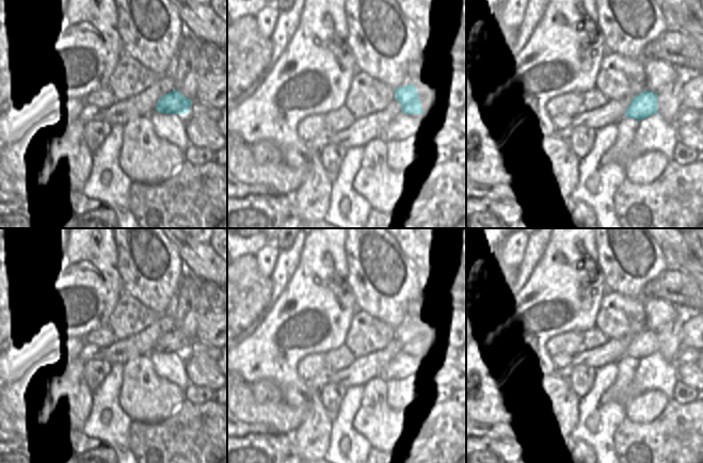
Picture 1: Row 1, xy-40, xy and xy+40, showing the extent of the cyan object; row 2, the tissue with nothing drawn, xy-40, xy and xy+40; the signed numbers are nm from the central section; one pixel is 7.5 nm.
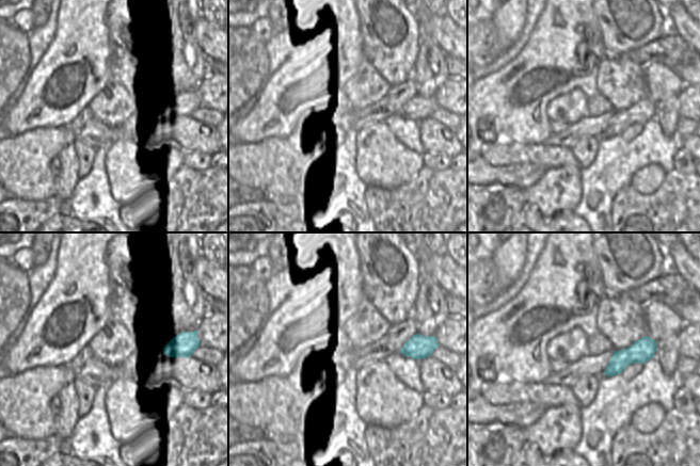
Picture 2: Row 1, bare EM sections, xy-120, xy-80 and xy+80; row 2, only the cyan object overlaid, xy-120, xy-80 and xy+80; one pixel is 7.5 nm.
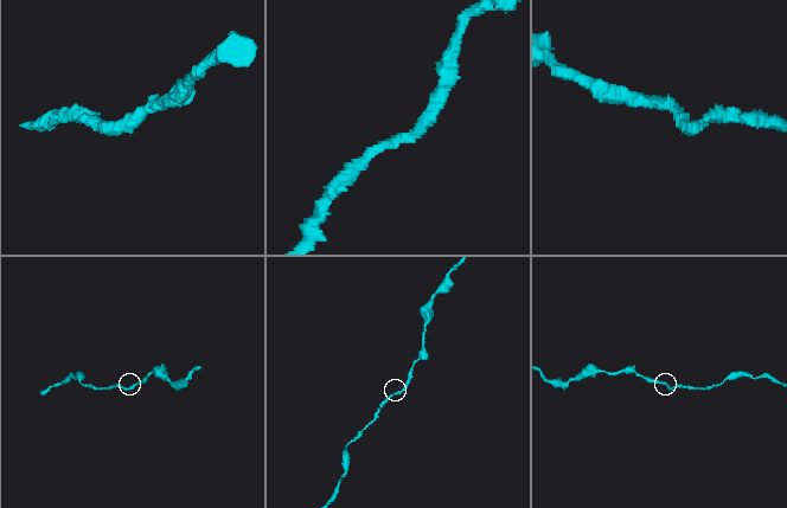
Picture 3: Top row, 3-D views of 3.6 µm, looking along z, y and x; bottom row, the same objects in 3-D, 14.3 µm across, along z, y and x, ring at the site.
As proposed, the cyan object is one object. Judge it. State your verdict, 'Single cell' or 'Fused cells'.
Single cell

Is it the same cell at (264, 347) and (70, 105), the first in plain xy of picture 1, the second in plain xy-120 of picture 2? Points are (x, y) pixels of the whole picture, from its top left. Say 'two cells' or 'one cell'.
one cell

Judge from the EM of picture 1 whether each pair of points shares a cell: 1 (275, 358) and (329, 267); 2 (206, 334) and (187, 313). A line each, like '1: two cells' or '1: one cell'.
1: one cell
2: two cells

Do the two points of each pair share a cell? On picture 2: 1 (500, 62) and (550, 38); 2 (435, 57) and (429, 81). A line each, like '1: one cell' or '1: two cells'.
1: two cells
2: one cell

